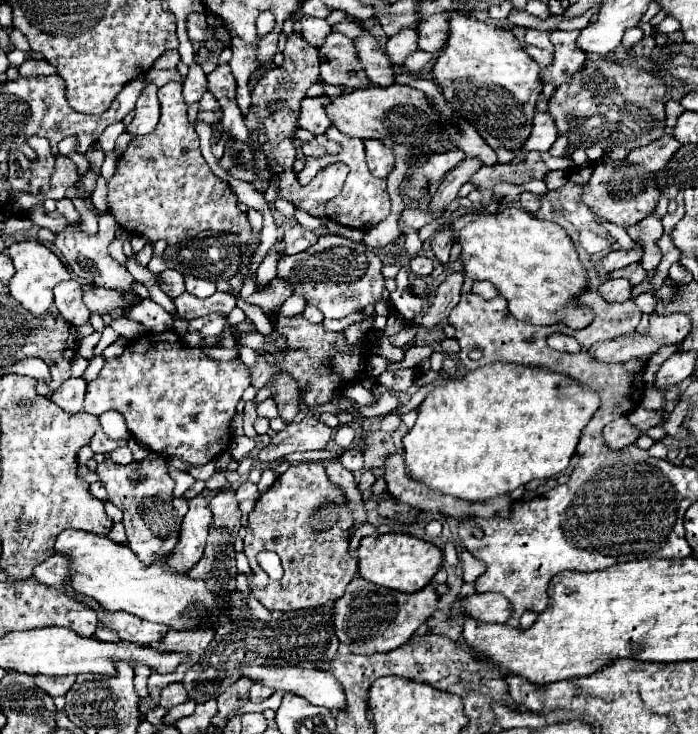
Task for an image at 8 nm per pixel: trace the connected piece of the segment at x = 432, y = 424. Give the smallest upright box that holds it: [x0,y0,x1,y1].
[404,362,598,502]

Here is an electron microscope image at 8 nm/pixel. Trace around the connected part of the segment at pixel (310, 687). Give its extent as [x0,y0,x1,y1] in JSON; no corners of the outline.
[242,666,346,710]

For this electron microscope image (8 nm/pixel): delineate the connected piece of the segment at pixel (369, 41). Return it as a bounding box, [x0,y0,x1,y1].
[354,32,396,86]

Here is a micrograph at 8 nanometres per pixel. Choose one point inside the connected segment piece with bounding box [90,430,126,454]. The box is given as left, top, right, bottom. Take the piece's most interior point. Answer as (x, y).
(100, 442)

